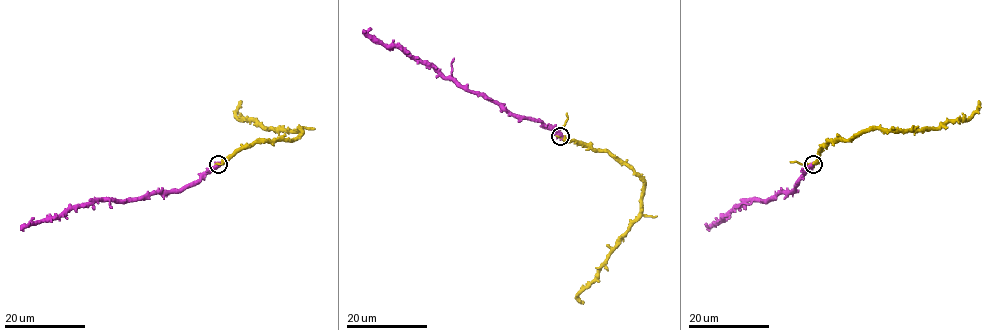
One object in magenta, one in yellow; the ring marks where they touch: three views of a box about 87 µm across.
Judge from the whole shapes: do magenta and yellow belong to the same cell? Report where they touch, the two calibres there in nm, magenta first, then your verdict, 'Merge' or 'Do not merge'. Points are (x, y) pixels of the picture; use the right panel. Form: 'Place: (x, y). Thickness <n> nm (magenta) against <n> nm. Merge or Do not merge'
Place: (813, 164). Thickness 550 nm (magenta) against 550 nm. Merge

